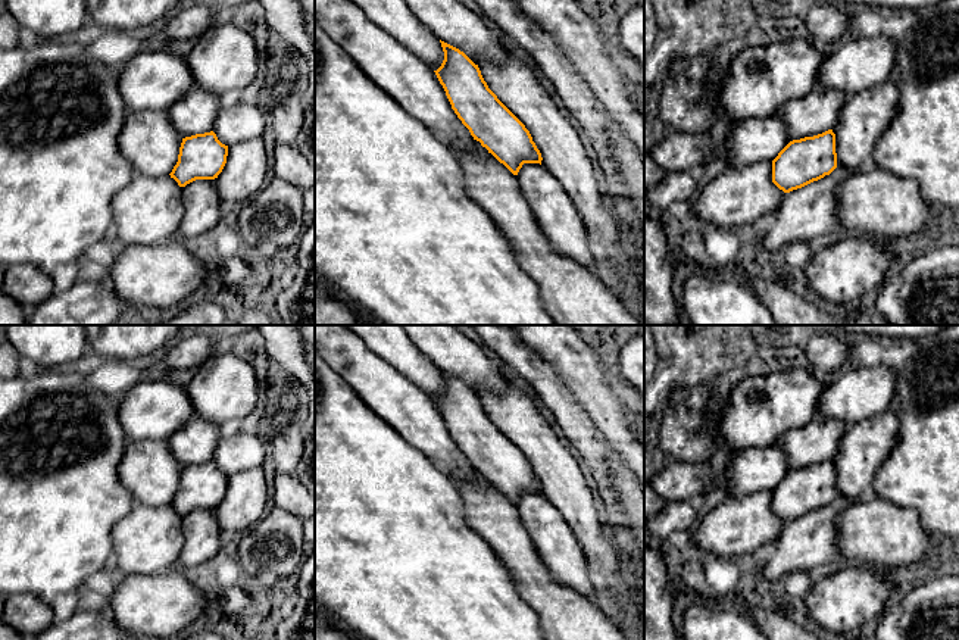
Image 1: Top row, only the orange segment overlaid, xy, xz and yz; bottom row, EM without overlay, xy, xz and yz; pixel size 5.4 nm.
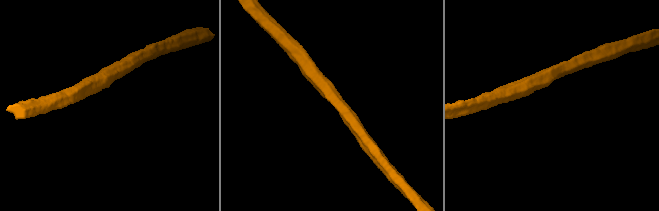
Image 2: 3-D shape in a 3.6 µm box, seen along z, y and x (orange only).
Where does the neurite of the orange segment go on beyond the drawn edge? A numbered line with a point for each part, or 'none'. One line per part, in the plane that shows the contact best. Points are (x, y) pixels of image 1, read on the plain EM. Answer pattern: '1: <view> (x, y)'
none

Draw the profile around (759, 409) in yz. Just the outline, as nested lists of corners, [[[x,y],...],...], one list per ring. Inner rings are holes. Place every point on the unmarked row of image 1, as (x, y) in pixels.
[[[810,368],[744,377],[731,390],[728,400],[713,408],[712,425],[716,438],[735,450],[774,446],[782,434],[805,427],[815,416],[824,388],[825,384],[813,375]]]

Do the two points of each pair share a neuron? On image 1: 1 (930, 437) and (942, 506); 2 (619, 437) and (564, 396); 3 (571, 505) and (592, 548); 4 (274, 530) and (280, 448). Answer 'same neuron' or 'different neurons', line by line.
1: same neuron
2: same neuron
3: same neuron
4: same neuron

